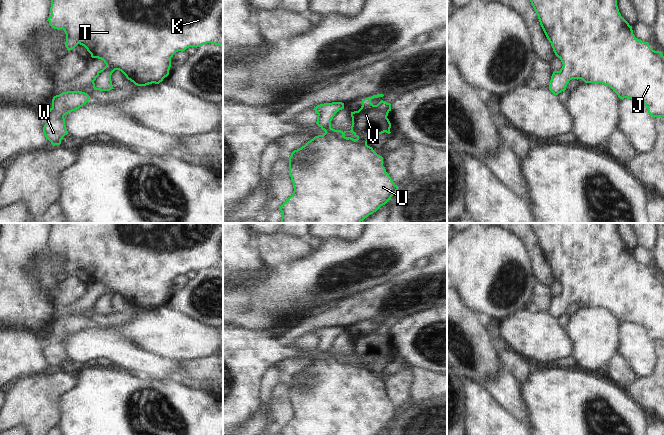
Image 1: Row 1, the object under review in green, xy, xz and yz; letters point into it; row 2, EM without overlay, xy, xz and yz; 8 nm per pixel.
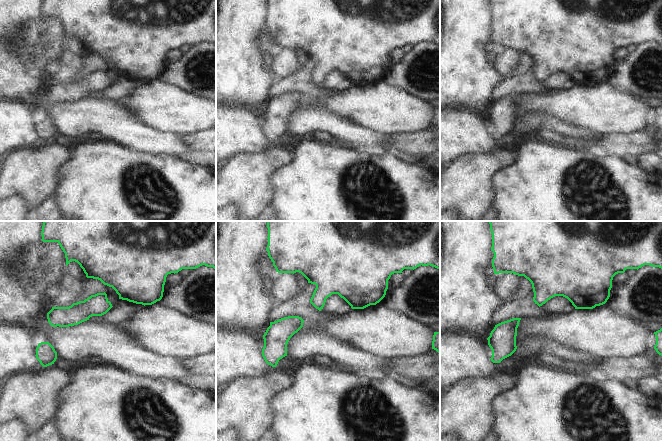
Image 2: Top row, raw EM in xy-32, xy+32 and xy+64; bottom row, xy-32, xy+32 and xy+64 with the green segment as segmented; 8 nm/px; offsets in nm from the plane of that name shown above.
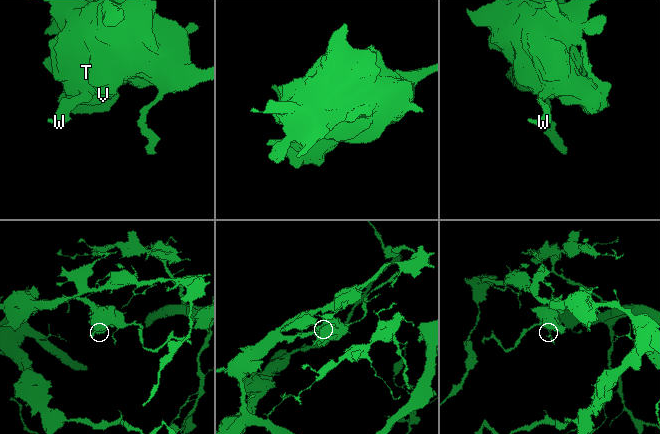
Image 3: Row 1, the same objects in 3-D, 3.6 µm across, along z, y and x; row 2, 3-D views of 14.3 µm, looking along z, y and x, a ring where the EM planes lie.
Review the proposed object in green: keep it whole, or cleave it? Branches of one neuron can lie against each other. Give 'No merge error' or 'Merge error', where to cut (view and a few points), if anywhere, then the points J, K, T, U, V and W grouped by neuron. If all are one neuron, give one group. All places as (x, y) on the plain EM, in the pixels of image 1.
No merge error. No split. Groups: J K T U V W

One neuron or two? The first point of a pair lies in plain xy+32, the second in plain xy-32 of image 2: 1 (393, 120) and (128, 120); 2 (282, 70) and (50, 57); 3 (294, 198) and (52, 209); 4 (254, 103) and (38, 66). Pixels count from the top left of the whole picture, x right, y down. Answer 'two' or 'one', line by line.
1: two
2: two
3: two
4: two

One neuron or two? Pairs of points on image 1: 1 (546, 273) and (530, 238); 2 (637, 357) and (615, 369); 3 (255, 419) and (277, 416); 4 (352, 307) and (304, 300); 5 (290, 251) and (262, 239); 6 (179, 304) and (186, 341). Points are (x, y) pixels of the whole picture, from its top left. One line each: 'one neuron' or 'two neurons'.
1: one neuron
2: two neurons
3: two neurons
4: two neurons
5: one neuron
6: two neurons

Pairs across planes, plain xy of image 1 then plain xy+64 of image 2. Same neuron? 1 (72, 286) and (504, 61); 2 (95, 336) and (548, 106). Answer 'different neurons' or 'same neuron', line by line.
1: same neuron
2: different neurons

